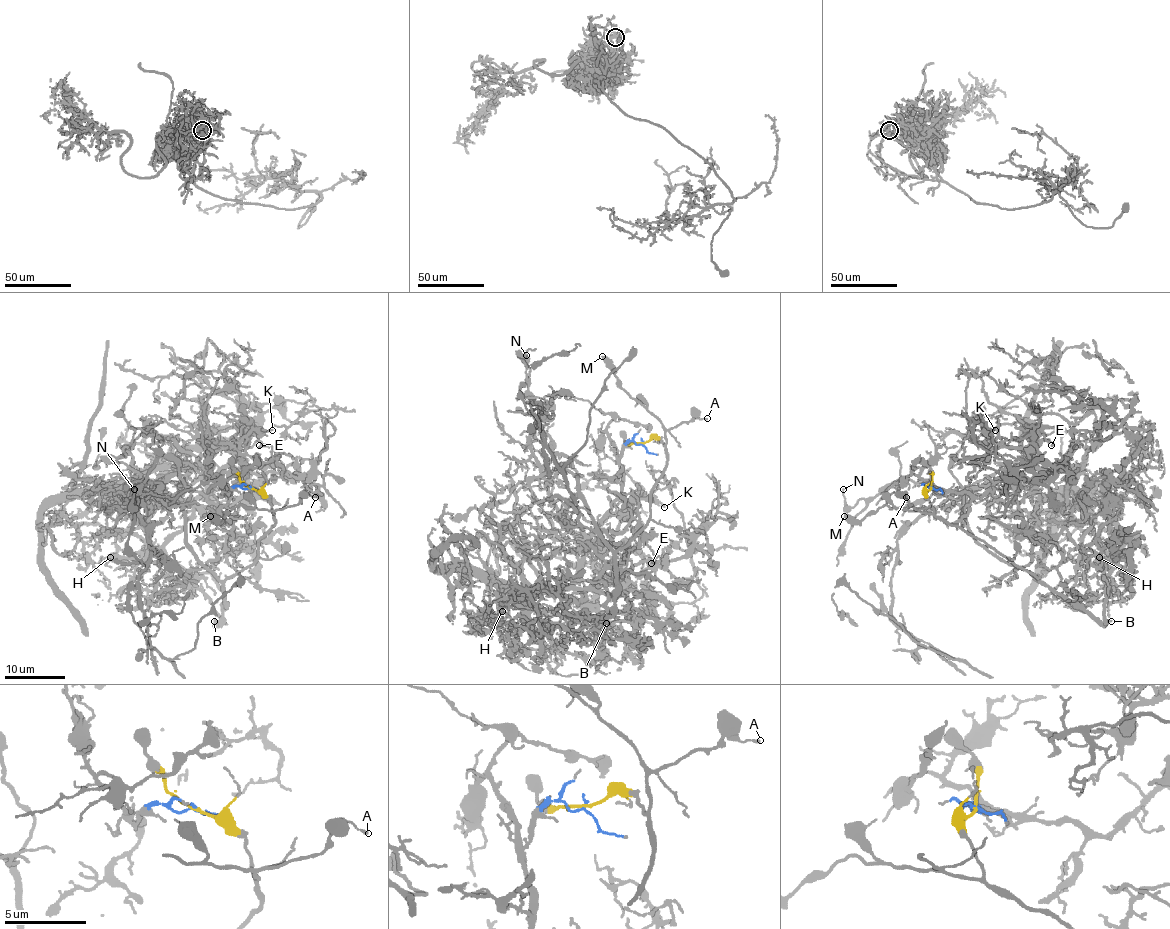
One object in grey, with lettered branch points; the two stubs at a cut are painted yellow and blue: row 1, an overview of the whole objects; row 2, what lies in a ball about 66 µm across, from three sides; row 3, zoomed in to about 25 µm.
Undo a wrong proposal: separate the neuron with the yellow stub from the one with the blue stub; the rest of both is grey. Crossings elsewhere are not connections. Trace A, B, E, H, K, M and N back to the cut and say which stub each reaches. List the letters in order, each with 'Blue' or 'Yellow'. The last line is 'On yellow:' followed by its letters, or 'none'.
A: Yellow
B: Yellow
E: Blue
H: Blue
K: Blue
M: Yellow
N: Yellow
On yellow: A, B, M, N

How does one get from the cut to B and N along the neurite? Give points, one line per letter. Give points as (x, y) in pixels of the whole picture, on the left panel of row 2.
B: (250, 487), (267, 498), (274, 524), (259, 539), (258, 557), (224, 581), (223, 621), (218, 624), (214, 621)
N: (250, 487), (274, 524), (258, 557), (223, 580), (158, 483), (146, 480), (135, 507), (133, 489)

